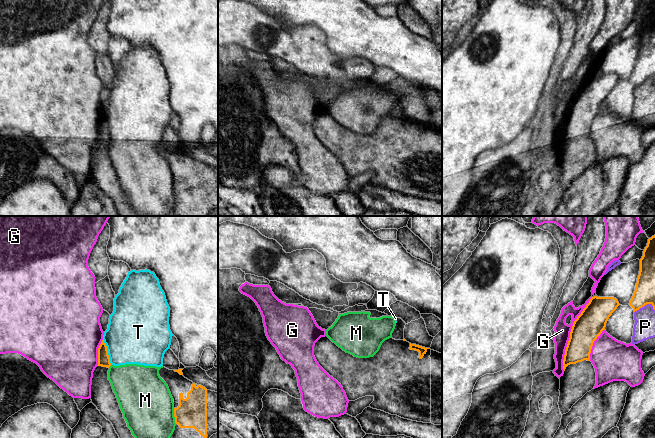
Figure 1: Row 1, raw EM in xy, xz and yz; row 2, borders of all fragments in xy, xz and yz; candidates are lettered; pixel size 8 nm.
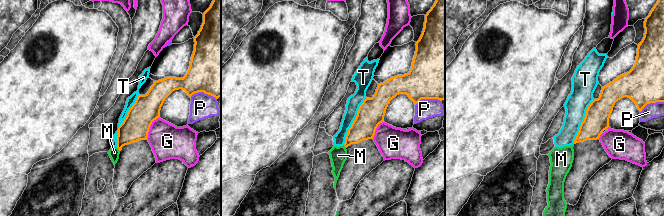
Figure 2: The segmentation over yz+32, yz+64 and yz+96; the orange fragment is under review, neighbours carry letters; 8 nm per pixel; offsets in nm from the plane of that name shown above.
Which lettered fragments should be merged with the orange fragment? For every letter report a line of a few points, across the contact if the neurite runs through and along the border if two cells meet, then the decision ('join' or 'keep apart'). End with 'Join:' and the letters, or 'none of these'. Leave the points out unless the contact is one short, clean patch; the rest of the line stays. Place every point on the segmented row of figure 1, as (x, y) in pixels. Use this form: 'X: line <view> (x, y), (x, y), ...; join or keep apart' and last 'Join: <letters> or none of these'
G: keep apart
M: line xy (173, 408), (173, 416), (176, 423); keep apart
P: keep apart
T: keep apart
Join: none of these

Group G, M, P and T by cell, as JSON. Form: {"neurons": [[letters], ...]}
{"neurons": [["G"], ["M", "T"], ["P"]]}

